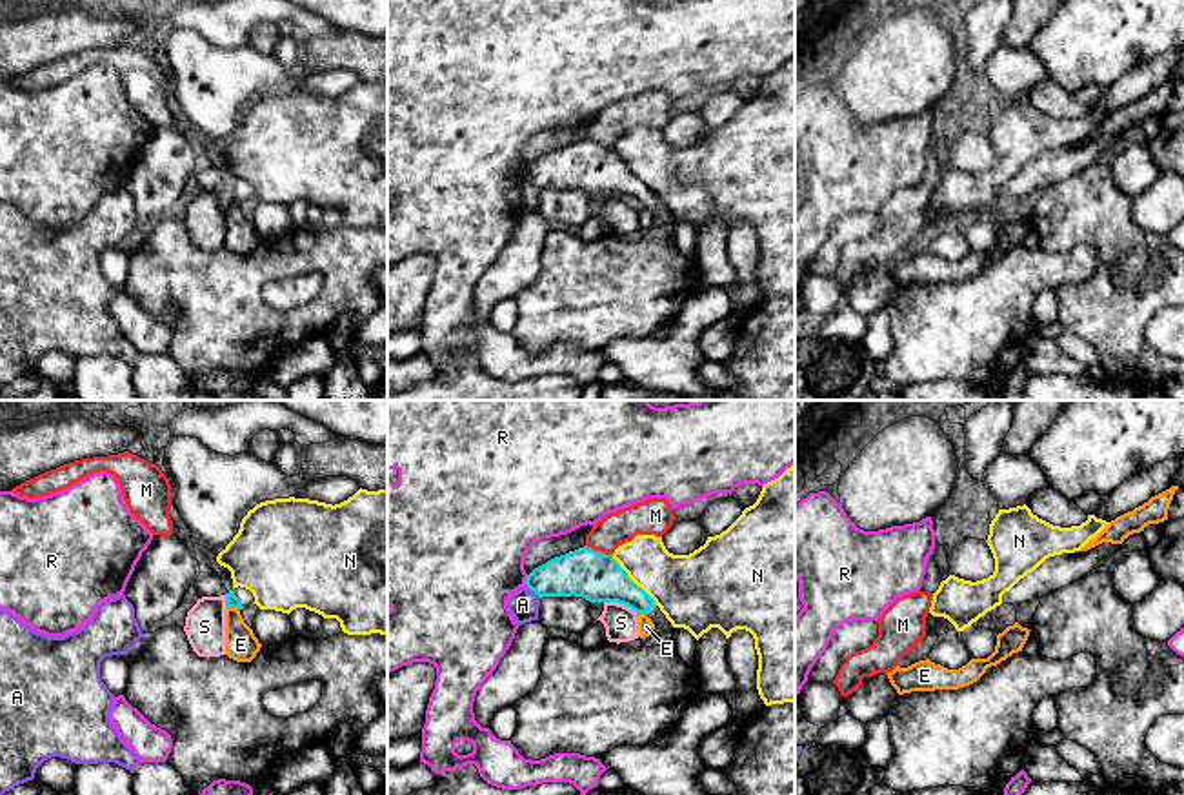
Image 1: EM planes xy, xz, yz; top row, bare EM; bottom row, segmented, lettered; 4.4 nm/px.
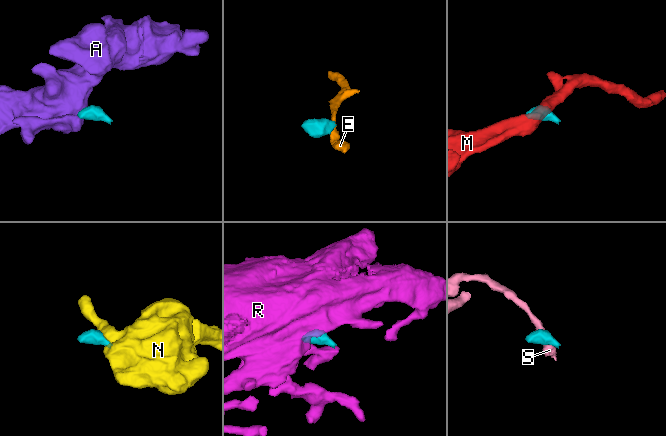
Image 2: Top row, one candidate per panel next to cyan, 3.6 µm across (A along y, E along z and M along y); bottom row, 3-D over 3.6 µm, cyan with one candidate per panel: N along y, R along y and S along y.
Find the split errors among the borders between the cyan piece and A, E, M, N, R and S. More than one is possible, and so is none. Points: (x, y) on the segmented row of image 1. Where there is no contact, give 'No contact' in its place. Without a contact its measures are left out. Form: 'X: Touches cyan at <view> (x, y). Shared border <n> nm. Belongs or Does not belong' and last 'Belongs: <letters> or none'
A: Touches cyan at xz (533, 590). Shared border 90 nm. Does not belong
E: Touches cyan at xy (233, 606). Shared border 60 nm. Does not belong
M: Touches cyan at xz (599, 552). Shared border 130 nm. Does not belong
N: Touches cyan at xz (632, 581). Shared border 300 nm. Does not belong
R: Touches cyan at xz (526, 581). Shared border 50 nm. Does not belong
S: Touches cyan at xz (621, 603). Shared border 160 nm. Does not belong
Belongs: none

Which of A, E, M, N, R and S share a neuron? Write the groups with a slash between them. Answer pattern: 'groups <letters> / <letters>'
groups A / E / M / N / R / S

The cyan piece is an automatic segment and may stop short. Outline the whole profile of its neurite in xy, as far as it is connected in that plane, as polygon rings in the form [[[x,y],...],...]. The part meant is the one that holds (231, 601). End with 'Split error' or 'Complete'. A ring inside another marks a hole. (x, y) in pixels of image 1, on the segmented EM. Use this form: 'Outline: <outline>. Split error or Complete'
Outline: [[[233,588],[226,593],[226,608],[236,608],[236,609],[242,609],[249,604],[255,602],[255,597],[249,589],[246,588]]]. Split error

